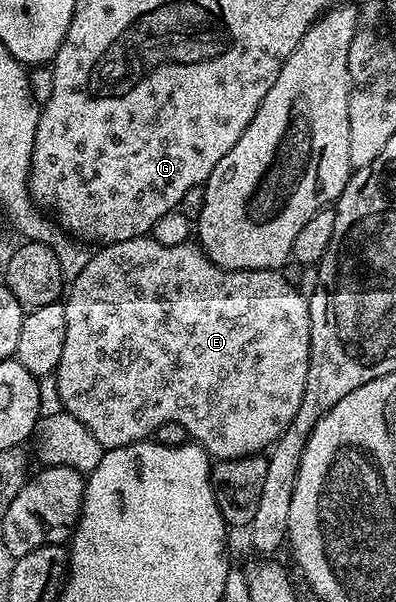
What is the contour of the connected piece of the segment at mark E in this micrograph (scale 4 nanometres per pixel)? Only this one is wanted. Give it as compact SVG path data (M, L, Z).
M152 236L135 237L134 239L126 239L125 241L114 241L105 244L97 253L93 252L89 256L86 267L82 267L82 275L75 277L66 289L66 296L63 298L62 304L66 311L66 343L62 346L62 359L58 363L55 371L56 382L58 383L58 395L64 404L63 412L74 415L74 419L78 419L82 423L86 423L86 427L90 431L90 435L94 435L94 439L98 439L98 443L102 443L105 450L117 449L123 445L129 445L135 441L142 441L153 436L155 429L160 429L163 425L180 424L186 432L189 433L191 440L195 444L200 445L206 450L209 458L219 459L221 461L233 461L239 457L251 457L260 455L269 447L276 444L276 440L282 435L282 431L286 431L286 427L290 427L290 423L294 419L294 415L298 415L298 407L302 403L302 395L304 394L304 385L308 381L308 360L310 359L310 311L308 310L307 296L302 292L299 293L286 278L283 272L275 269L223 269L218 267L211 259L209 259L199 244L185 243L175 245L174 247L166 247L162 243L158 243Z

